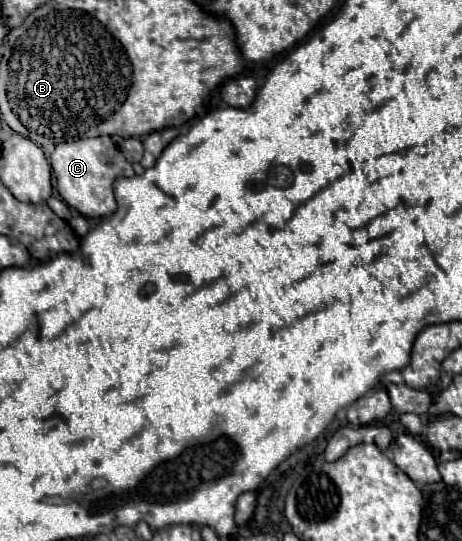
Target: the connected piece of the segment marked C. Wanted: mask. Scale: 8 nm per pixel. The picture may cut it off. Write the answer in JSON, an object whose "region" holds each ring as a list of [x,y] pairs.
{"region":[[[109,136],[59,144],[51,154],[51,166],[57,178],[57,192],[61,194],[61,198],[87,218],[101,218],[105,214],[113,214],[113,210],[117,210],[113,198],[115,178],[133,176],[131,164],[125,160],[121,150],[113,144]]]}

